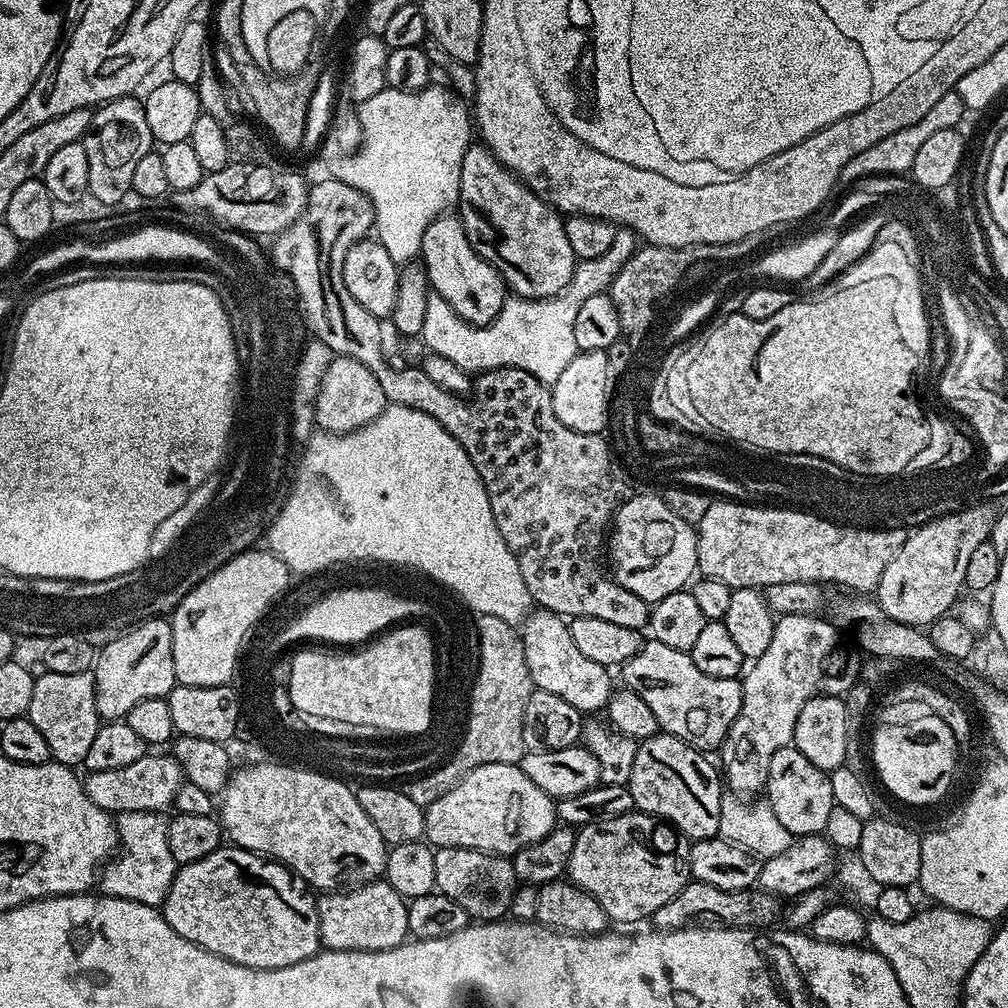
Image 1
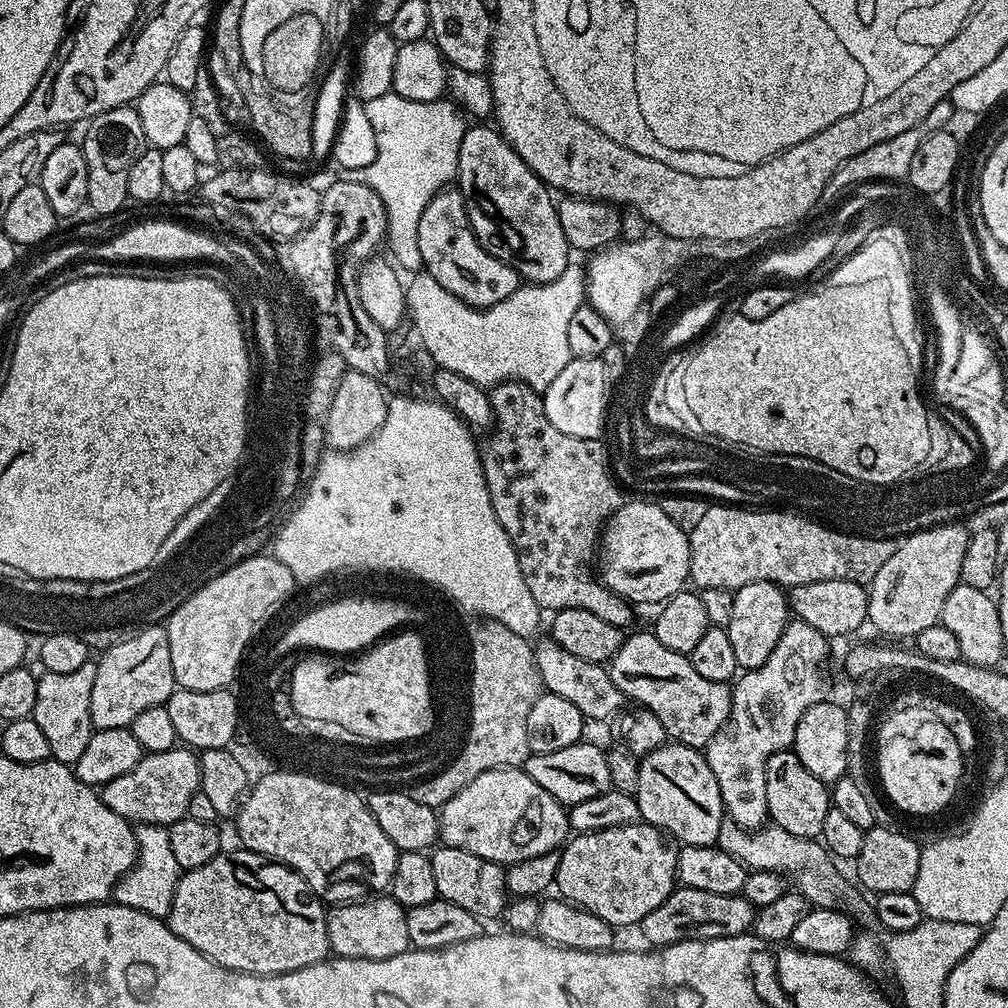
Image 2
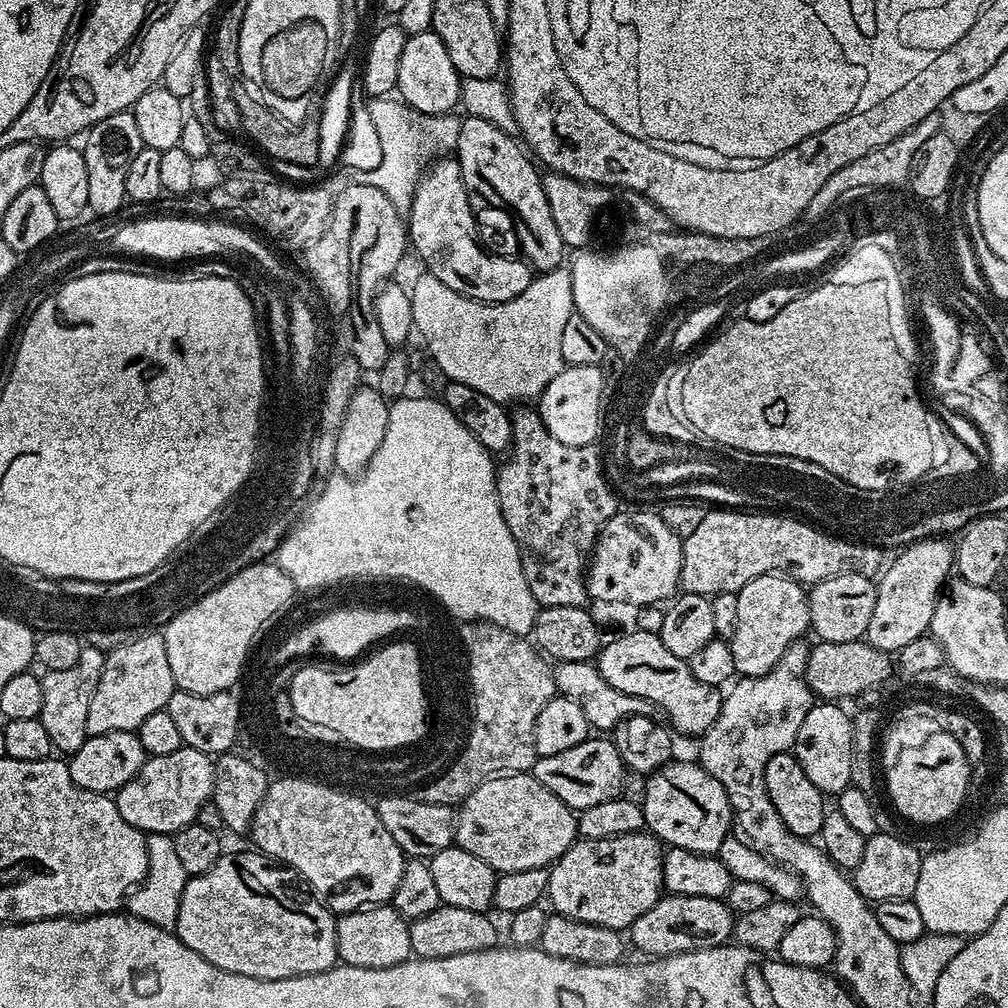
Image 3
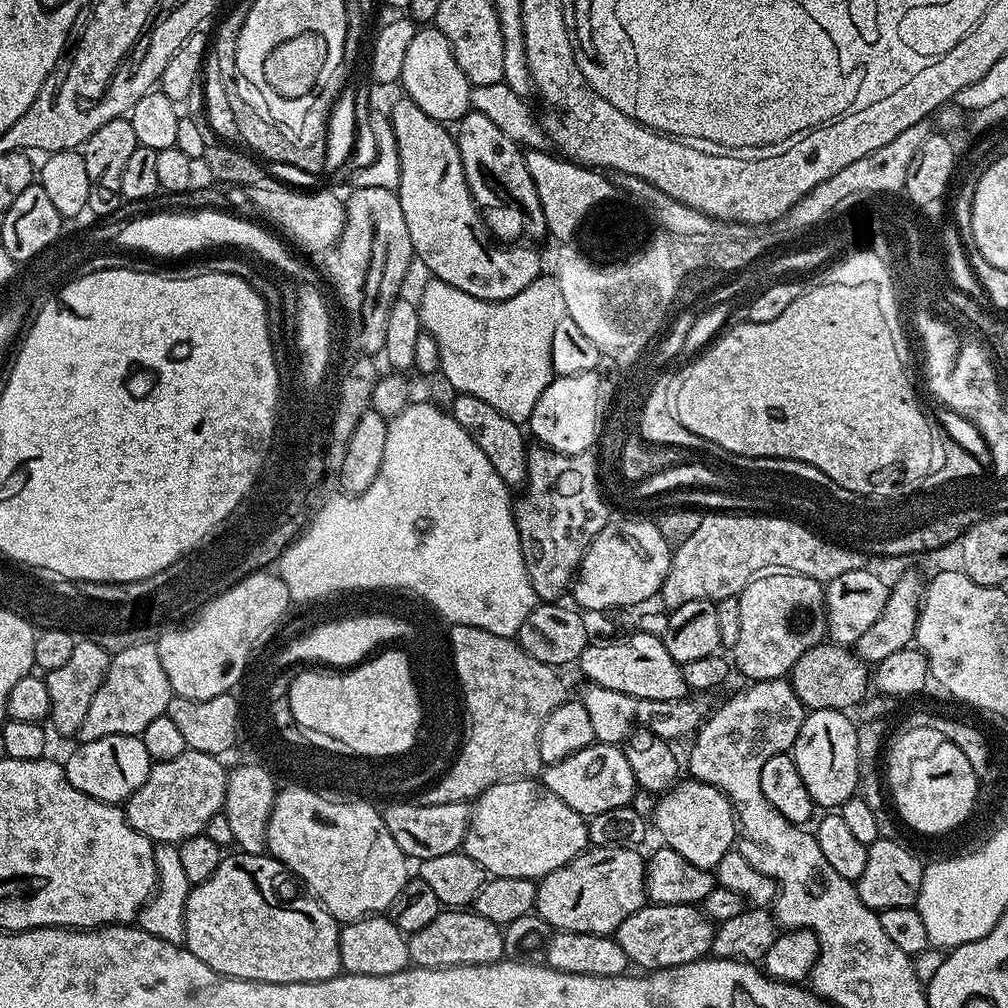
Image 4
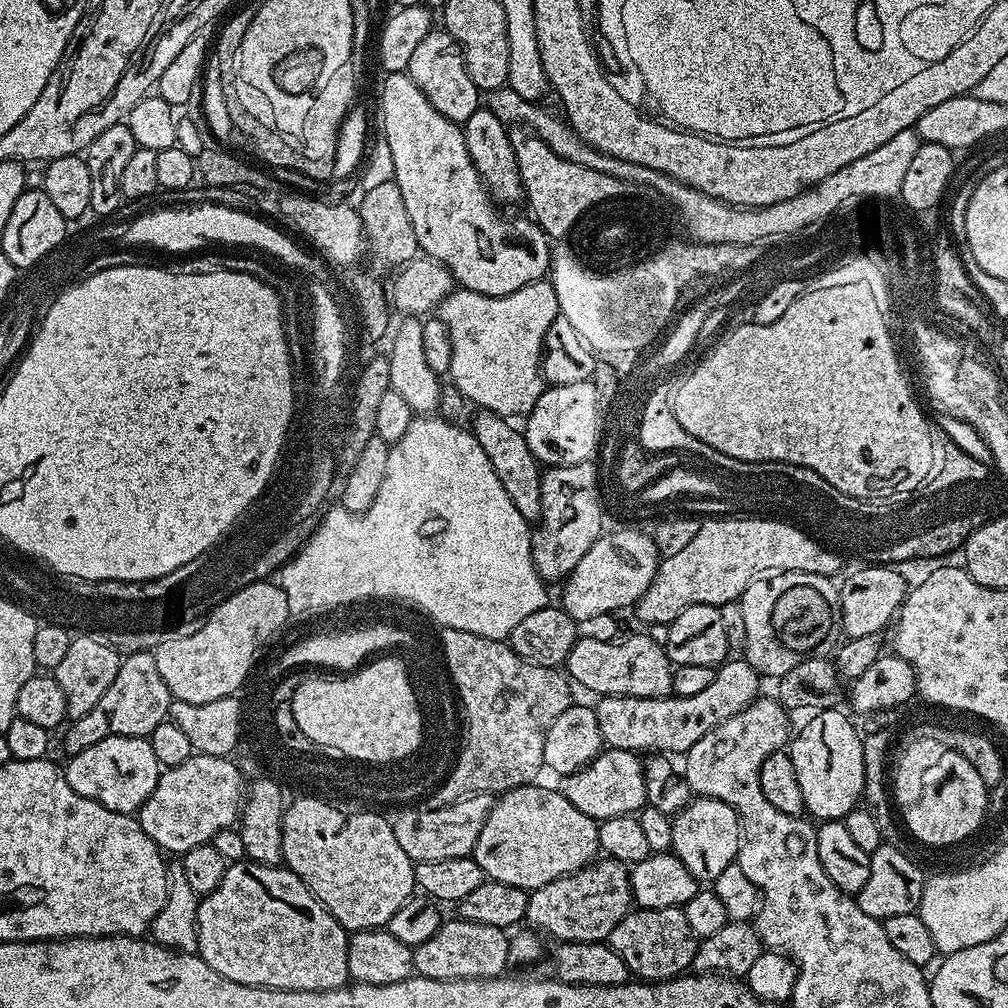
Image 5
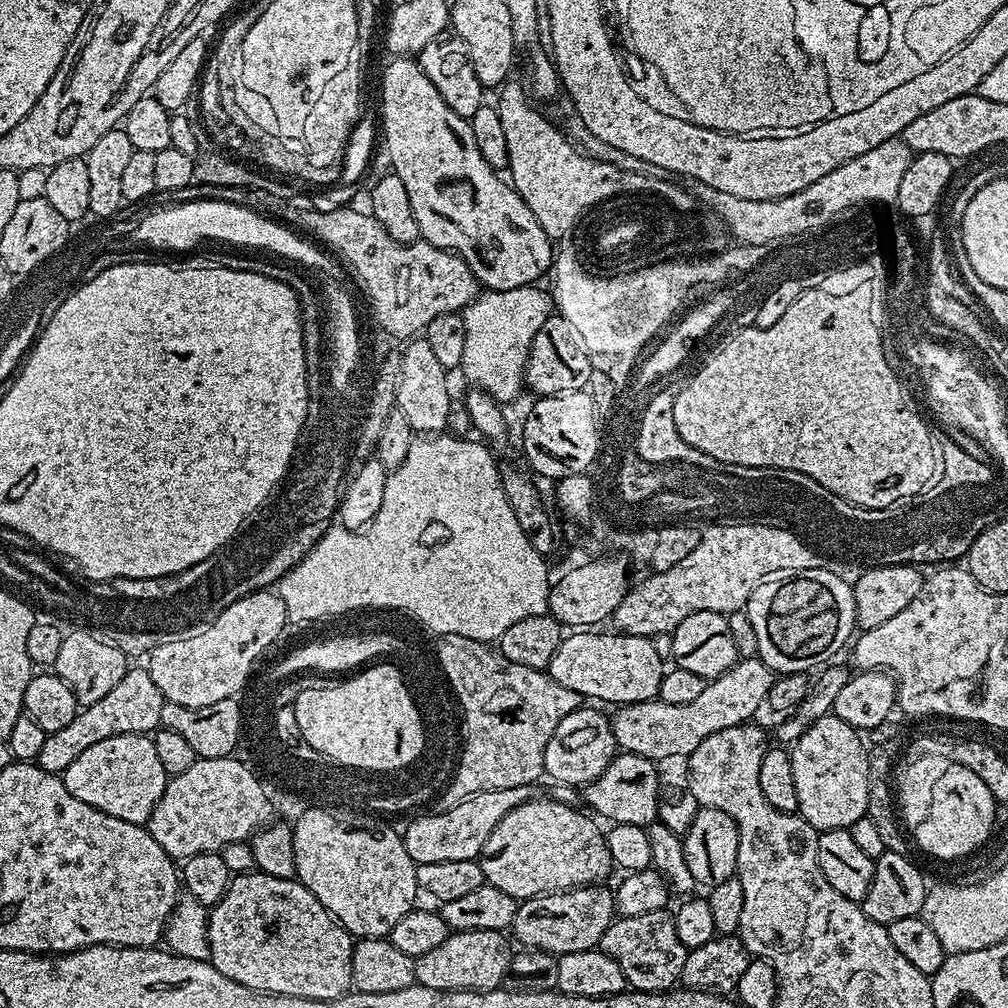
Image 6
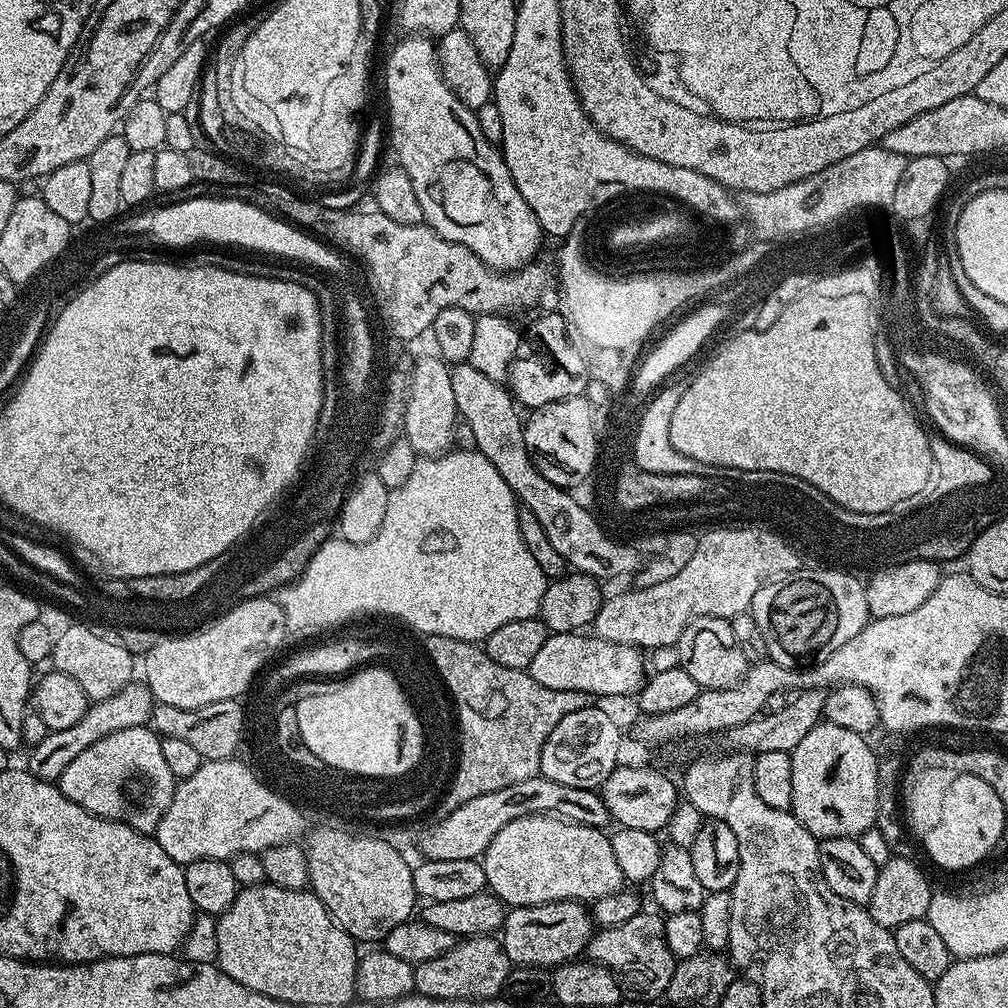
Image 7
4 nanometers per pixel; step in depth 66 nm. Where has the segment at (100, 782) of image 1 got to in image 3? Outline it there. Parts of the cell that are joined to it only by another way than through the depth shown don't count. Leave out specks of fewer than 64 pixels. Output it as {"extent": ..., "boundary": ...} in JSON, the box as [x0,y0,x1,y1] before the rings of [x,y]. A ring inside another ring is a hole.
{"extent":[114,747,216,834],"boundary":[[[182,747],[174,754],[150,756],[144,765],[114,793],[118,814],[145,834],[166,832],[175,834],[186,826],[196,823],[202,806],[212,798],[212,787],[216,781],[216,765],[213,757],[202,750]]]}

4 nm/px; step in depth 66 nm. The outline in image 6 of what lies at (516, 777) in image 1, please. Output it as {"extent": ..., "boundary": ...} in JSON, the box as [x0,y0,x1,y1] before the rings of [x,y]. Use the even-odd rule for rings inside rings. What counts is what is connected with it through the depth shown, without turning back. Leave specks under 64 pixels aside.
{"extent":[482,798,614,901],"boundary":[[[533,798],[510,810],[510,814],[502,818],[498,826],[494,826],[494,834],[486,838],[482,853],[485,881],[498,886],[504,893],[517,897],[519,901],[541,896],[550,890],[564,892],[567,888],[582,888],[585,883],[603,881],[604,872],[613,871],[614,868],[610,850],[604,846],[605,833],[596,832],[597,821],[591,815],[580,816],[580,810],[579,807],[551,798]]]}

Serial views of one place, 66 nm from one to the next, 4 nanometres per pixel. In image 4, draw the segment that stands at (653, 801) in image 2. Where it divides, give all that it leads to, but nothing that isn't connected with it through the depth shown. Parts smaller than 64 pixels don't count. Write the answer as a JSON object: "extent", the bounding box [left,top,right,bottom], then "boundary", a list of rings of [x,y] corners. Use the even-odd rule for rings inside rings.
{"extent":[654,778,738,870],"boundary":[[[691,778],[681,779],[657,799],[654,828],[660,831],[664,839],[661,841],[667,847],[678,850],[686,862],[694,862],[694,866],[709,870],[716,869],[718,862],[722,862],[722,854],[733,851],[738,840],[732,803],[714,786]]]}

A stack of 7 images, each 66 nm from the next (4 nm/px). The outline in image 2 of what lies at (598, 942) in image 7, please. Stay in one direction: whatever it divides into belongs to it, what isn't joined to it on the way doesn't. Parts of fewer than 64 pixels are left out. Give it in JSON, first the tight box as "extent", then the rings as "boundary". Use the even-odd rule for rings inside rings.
{"extent":[639,886,757,946],"boundary":[[[677,886],[662,902],[662,906],[657,906],[646,914],[646,918],[640,921],[639,931],[644,931],[644,936],[649,940],[649,945],[663,946],[666,944],[677,944],[683,940],[713,940],[714,938],[726,938],[727,936],[743,936],[751,929],[752,921],[756,918],[757,909],[743,894],[731,896],[730,894],[710,894],[710,890],[694,890]]]}

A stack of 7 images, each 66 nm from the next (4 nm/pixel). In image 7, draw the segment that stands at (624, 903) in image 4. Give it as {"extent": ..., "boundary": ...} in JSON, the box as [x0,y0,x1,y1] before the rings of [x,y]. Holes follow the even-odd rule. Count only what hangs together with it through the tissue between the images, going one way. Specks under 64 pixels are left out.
{"extent":[502,898,594,970],"boundary":[[[558,898],[545,904],[521,904],[513,907],[505,915],[502,929],[502,943],[513,965],[551,970],[558,964],[567,964],[568,961],[577,959],[587,949],[594,931],[591,911],[580,904],[583,903],[576,898]]]}

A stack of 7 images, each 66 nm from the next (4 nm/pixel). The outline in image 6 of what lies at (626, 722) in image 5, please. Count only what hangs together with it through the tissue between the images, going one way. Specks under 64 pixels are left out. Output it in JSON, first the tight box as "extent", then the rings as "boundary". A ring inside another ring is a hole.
{"extent":[610,658,774,762],"boundary":[[[740,658],[737,659],[737,662],[734,666],[730,666],[730,670],[726,670],[720,676],[715,676],[711,682],[705,683],[704,689],[702,690],[702,694],[698,694],[698,698],[693,698],[691,702],[685,702],[682,706],[670,706],[670,702],[662,702],[660,699],[647,700],[646,702],[638,702],[637,704],[625,704],[623,706],[617,707],[615,709],[616,713],[611,713],[610,723],[612,725],[612,733],[614,734],[614,738],[616,739],[616,746],[620,752],[633,752],[634,754],[638,754],[642,758],[646,758],[647,760],[653,762],[661,762],[660,760],[668,760],[671,756],[680,756],[680,758],[687,758],[691,752],[694,750],[698,750],[698,746],[702,742],[706,742],[706,738],[710,738],[710,734],[718,734],[718,730],[730,730],[730,726],[738,726],[739,724],[747,724],[749,721],[753,719],[752,716],[756,711],[761,707],[762,709],[765,707],[768,692],[772,688],[772,684],[774,681],[774,674],[772,671],[768,669],[765,664],[762,663],[759,658]]]}

